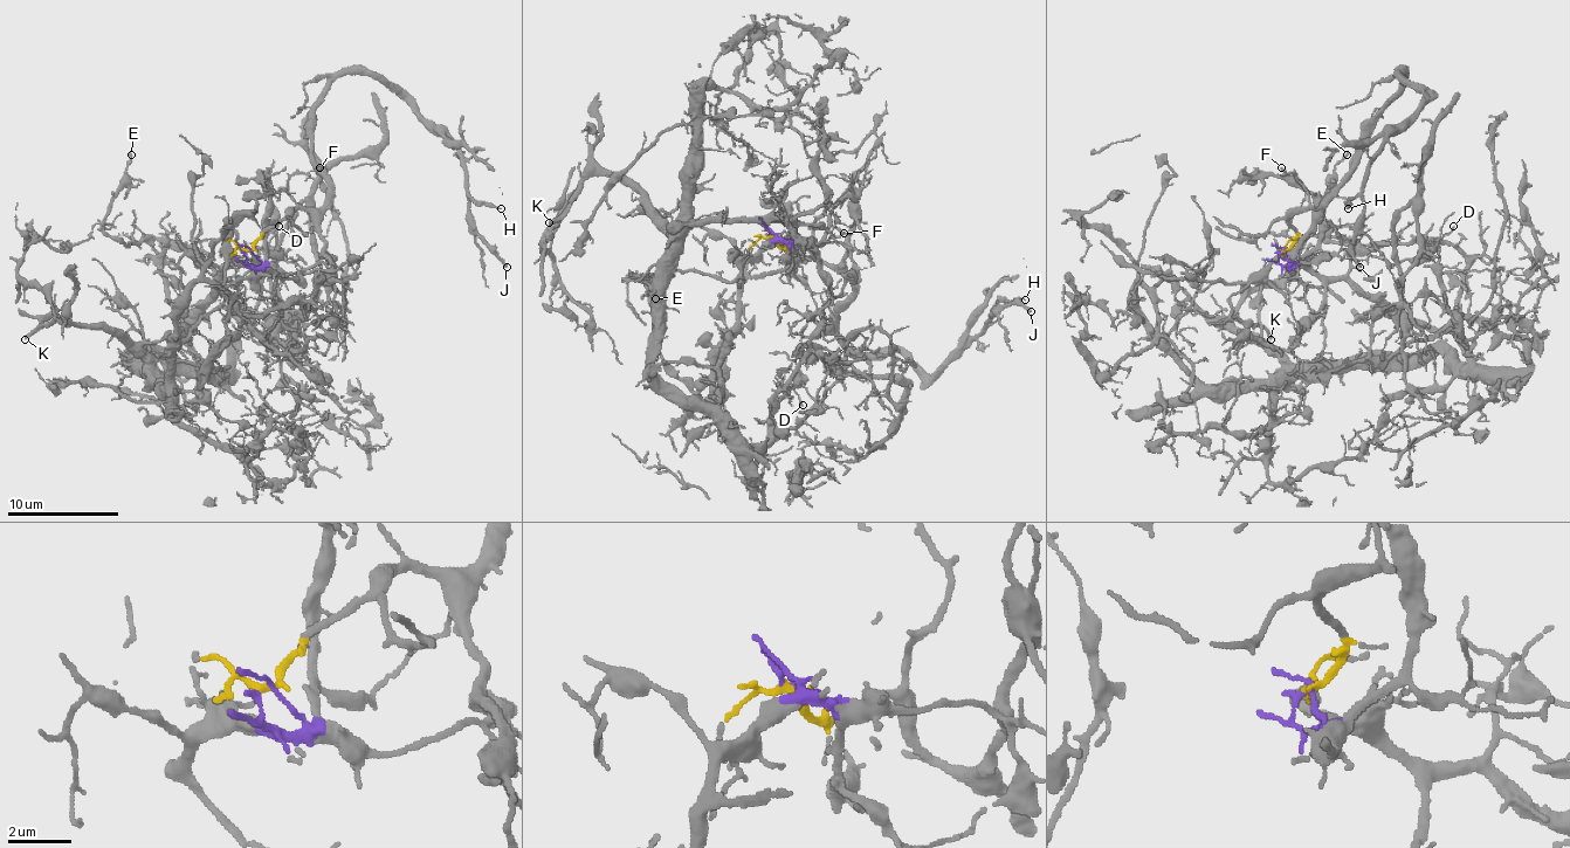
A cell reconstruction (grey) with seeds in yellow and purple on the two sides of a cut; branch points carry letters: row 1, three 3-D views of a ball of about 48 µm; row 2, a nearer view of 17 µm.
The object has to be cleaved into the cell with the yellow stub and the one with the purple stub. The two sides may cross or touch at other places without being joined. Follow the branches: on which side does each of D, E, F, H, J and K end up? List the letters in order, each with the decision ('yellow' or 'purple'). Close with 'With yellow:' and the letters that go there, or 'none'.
D: purple
E: purple
F: yellow
H: yellow
J: yellow
K: purple
With yellow: F, H, J

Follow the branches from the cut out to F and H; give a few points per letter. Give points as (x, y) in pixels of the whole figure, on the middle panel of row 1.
F: (770, 235), (780, 246), (808, 241), (820, 260), (814, 260), (811, 252), (845, 233)
H: (770, 235), (808, 241), (847, 274), (837, 335), (853, 352), (903, 352), (928, 374), (1000, 302), (1025, 300)

